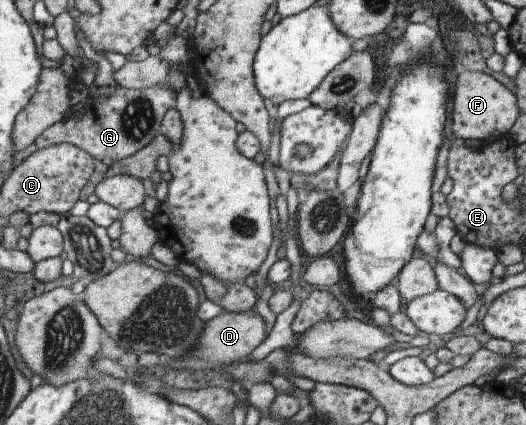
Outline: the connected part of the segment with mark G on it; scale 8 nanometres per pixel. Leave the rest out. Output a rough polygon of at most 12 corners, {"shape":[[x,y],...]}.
{"shape":[[168,86],[117,87],[96,110],[52,123],[60,143],[110,166],[152,142],[175,106]]}

